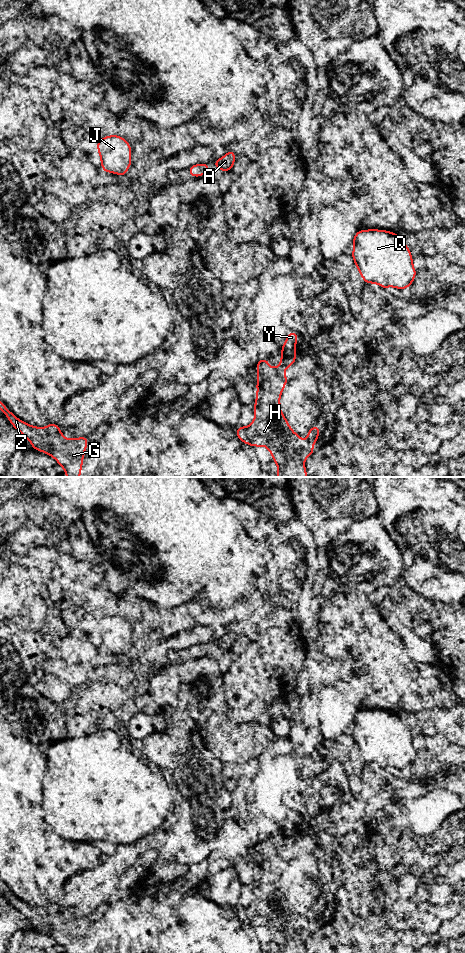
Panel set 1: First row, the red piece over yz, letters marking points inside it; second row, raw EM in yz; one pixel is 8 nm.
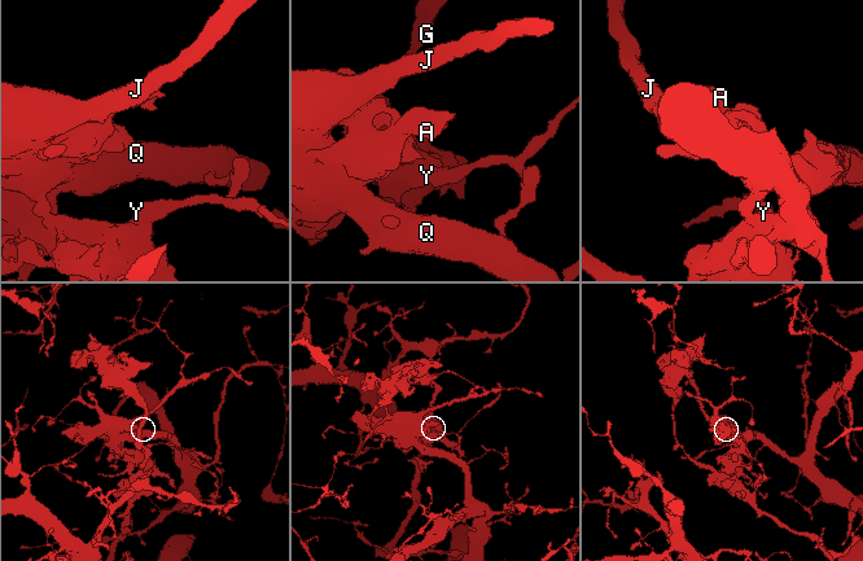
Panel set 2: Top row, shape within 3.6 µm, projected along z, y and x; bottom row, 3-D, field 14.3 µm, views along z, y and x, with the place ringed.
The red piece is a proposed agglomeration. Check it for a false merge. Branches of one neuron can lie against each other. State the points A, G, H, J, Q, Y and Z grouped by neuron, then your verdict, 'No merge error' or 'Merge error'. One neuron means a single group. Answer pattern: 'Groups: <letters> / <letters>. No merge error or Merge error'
Groups: A G H Z / J Q Y. Merge error

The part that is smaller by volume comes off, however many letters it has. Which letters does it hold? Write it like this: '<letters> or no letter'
A, G, H, Z

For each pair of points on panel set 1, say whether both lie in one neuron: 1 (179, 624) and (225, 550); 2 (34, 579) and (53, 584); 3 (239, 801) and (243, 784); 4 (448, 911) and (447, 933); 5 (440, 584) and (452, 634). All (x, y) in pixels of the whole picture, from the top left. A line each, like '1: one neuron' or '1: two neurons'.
1: two neurons
2: two neurons
3: one neuron
4: two neurons
5: two neurons

